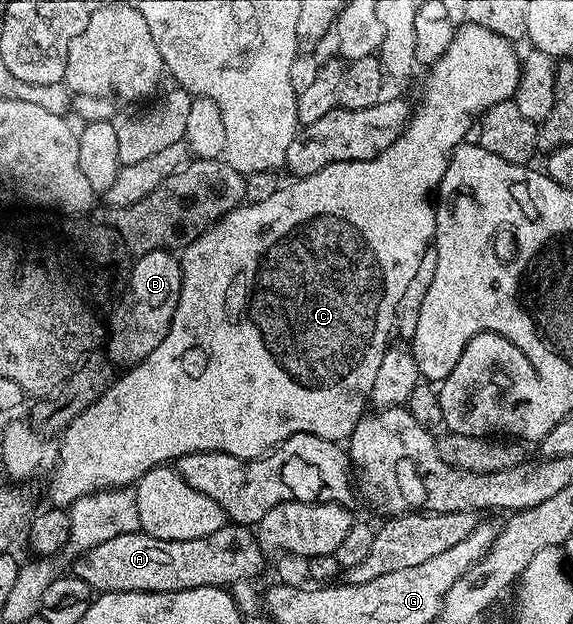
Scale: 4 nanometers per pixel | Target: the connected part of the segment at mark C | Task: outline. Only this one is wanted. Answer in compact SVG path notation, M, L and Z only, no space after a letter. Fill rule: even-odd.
M463 22L454 32L454 40L448 47L448 53L444 53L444 57L440 57L440 61L436 61L425 72L422 104L413 108L409 124L400 133L400 137L396 137L394 144L384 149L384 153L368 161L333 163L306 179L295 178L290 181L294 183L287 182L276 193L272 193L272 197L246 203L235 211L230 211L218 223L213 223L204 234L196 237L196 241L189 243L180 255L180 301L176 305L176 313L164 341L160 341L160 345L156 345L156 349L152 349L152 353L148 353L144 361L133 364L127 370L130 371L127 375L119 374L110 388L61 432L58 464L50 475L49 502L53 506L66 509L85 495L109 488L129 488L137 484L138 479L152 468L173 464L188 453L219 451L241 459L258 459L296 433L312 433L316 437L335 441L349 440L354 426L361 421L367 410L372 385L376 381L377 371L380 370L380 361L384 361L384 353L391 342L389 339L390 335L392 339L392 332L395 330L396 305L400 305L404 288L408 281L412 281L424 253L431 250L436 229L435 200L432 196L444 177L444 169L448 169L448 161L454 156L454 150L469 136L466 135L469 131L471 134L483 113L492 105L514 97L514 90L518 87L522 73L520 55L519 52L514 52L514 47L511 40L500 37L500 33L492 33L492 29Z

